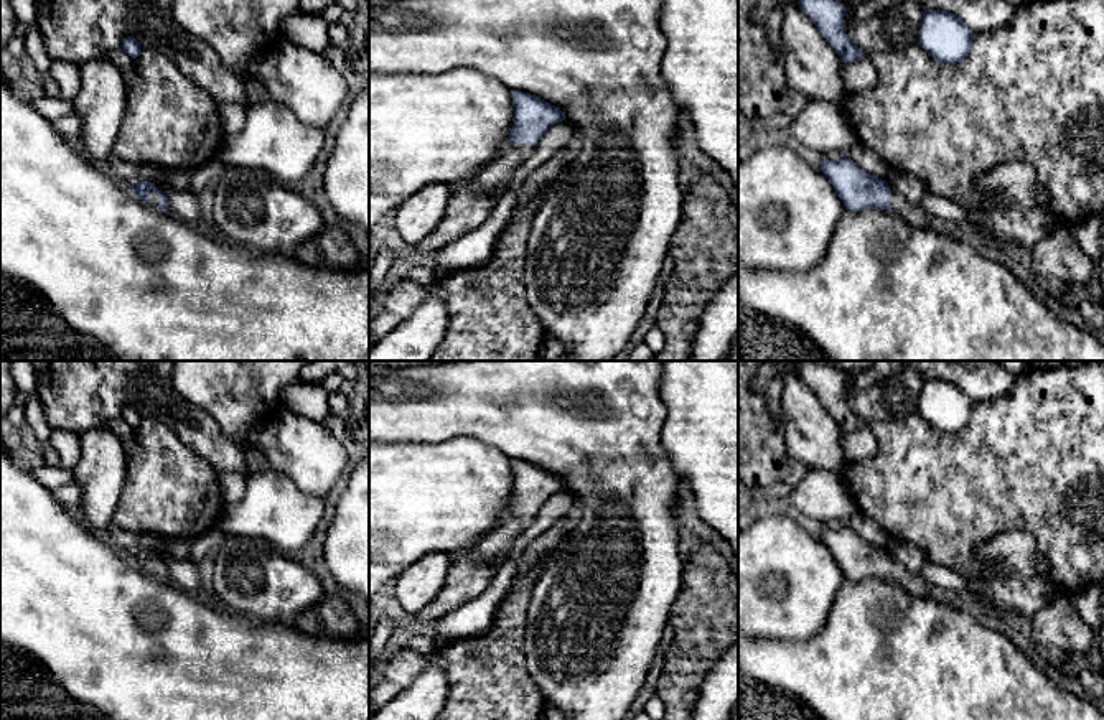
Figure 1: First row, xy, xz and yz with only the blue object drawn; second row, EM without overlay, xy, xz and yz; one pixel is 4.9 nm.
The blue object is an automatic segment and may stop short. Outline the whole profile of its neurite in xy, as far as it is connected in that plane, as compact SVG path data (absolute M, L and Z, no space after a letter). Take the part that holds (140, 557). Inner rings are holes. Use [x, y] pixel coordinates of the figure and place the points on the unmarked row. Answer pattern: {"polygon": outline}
{"polygon": "M138 550L130 555L138 568L150 572L161 580L168 580L166 563L150 550Z"}

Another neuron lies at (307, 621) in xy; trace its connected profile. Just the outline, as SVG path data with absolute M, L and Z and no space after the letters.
M328 595L295 619L295 628L310 636L349 639L359 636L359 626L361 621L346 601Z

